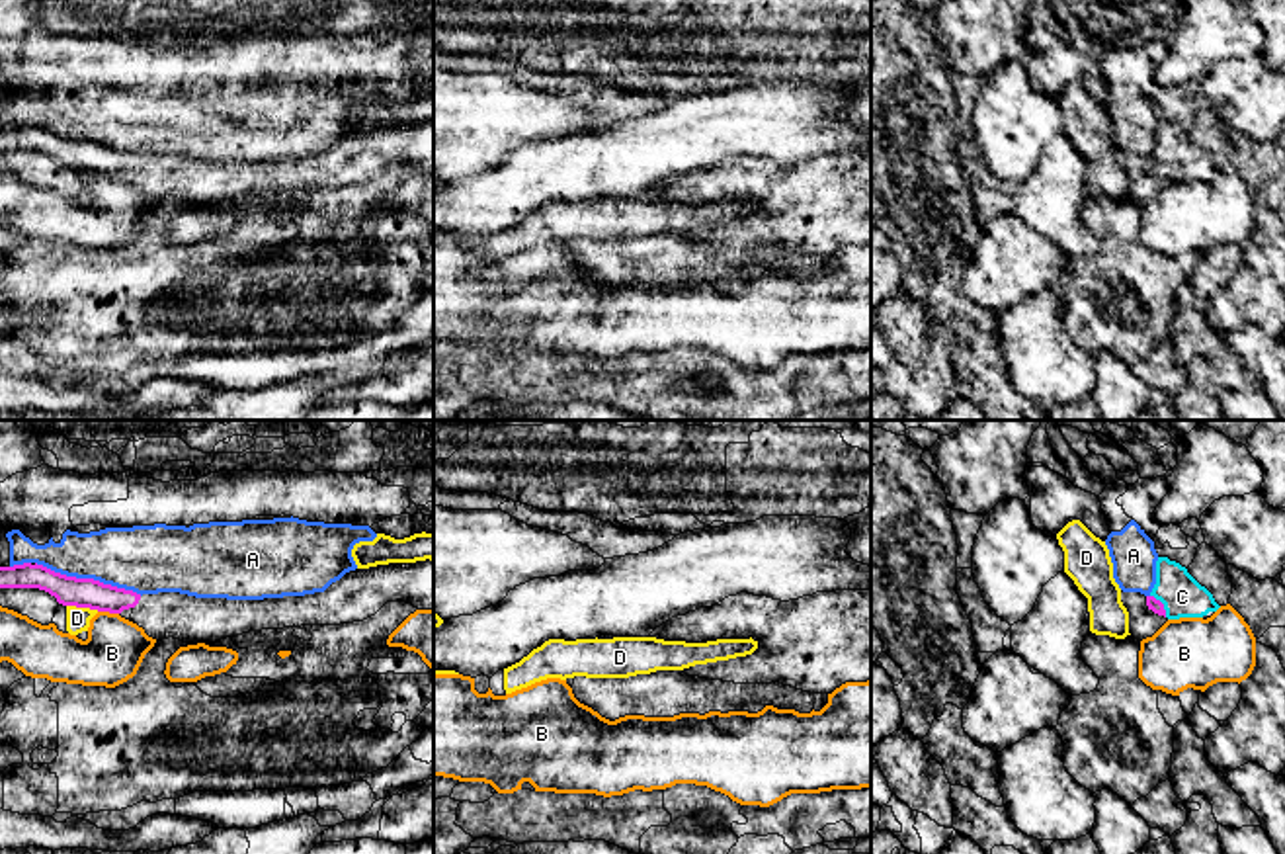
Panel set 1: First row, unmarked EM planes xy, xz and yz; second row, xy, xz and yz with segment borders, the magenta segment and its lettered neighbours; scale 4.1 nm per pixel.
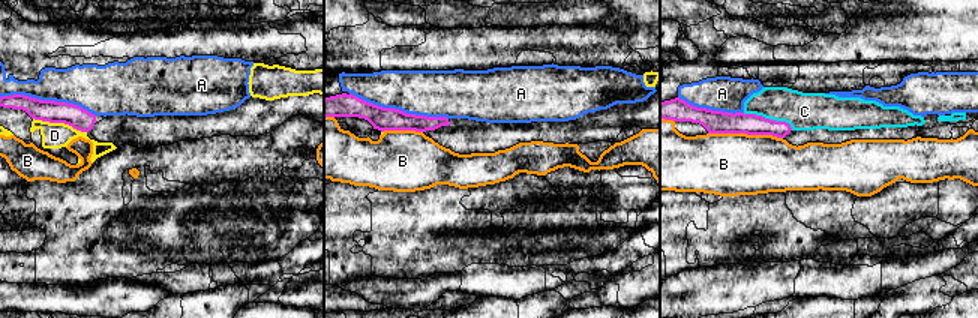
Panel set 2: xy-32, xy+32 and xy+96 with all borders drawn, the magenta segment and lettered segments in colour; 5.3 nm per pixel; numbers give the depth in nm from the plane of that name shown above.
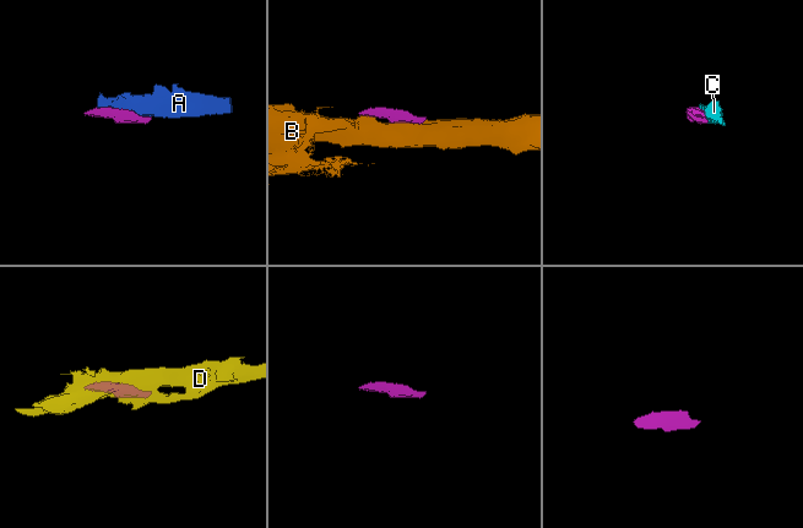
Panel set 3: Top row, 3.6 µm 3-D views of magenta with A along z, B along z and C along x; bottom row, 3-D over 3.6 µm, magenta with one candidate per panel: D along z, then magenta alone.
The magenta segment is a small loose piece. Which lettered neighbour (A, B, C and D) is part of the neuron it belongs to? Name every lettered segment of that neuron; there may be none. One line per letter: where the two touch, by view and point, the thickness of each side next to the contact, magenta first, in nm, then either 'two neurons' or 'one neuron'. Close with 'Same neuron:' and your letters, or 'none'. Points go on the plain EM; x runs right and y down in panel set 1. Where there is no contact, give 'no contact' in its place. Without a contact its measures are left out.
A: xy (88, 141) | 130/280 nm | two neurons
B: xy (108, 172) | 130/240 nm | two neurons
C: yz (1162, 167) | 60/170 nm | two neurons
D: xy (82, 169) | 130/100 nm | two neurons
Same neuron: none

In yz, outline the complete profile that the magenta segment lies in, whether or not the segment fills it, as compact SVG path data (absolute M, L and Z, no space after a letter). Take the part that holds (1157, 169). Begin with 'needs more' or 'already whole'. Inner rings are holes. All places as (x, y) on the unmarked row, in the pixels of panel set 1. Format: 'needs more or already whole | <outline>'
needs more | M1121 152L1121 164L1129 174L1129 195L1139 203L1152 199L1168 184L1164 166L1154 158Z

